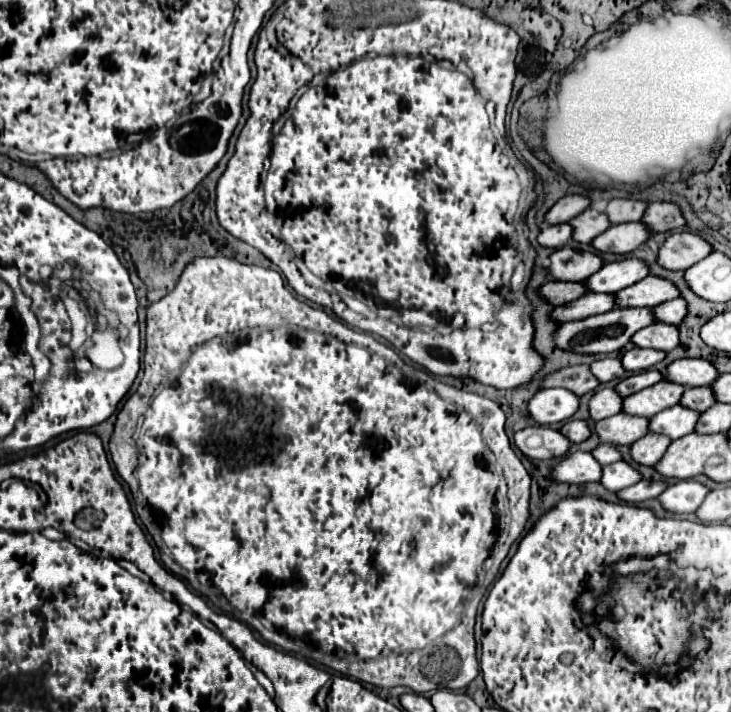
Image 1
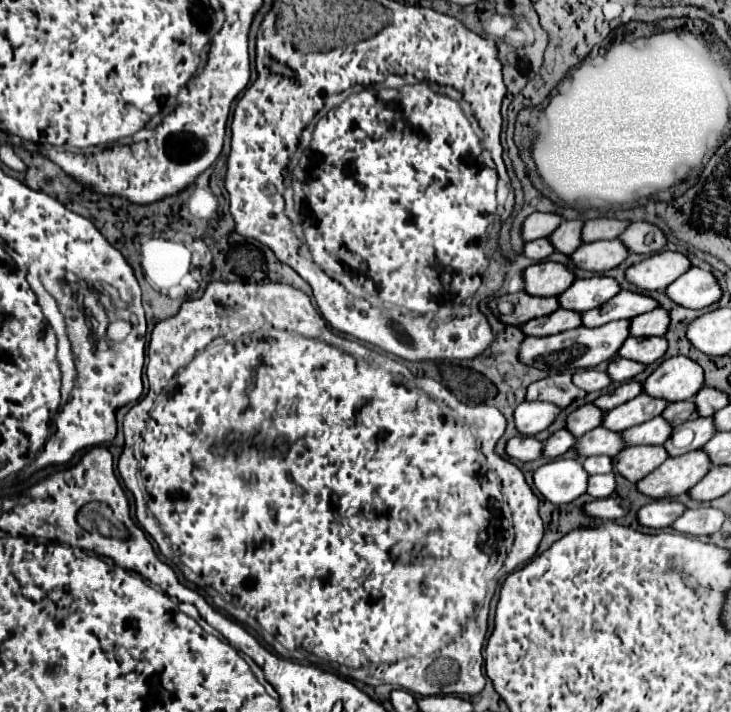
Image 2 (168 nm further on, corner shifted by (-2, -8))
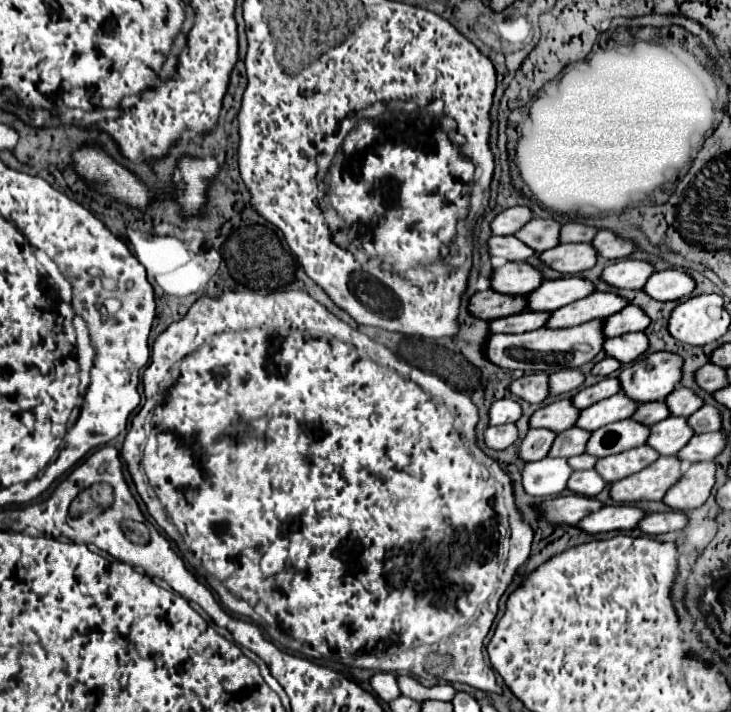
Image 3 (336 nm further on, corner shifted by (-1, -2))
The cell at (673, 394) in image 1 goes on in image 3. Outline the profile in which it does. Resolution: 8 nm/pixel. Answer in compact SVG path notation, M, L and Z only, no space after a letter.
M617 393L615 397L609 397L605 401L595 403L593 407L587 407L581 411L577 419L577 427L587 431L597 431L603 425L629 419L639 409L639 401L633 401L631 397L625 397L625 393Z

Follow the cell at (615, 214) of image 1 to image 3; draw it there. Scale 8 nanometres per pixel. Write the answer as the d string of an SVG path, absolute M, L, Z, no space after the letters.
M571 221L563 225L561 231L561 243L591 243L593 237L581 237L581 235L597 235L597 227L579 223L579 221Z

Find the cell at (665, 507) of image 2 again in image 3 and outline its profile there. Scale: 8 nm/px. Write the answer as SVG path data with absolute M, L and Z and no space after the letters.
M615 505L615 507L603 507L583 521L577 523L579 529L587 533L607 533L607 531L621 531L621 529L633 529L639 525L643 517L647 517L639 507L633 505Z

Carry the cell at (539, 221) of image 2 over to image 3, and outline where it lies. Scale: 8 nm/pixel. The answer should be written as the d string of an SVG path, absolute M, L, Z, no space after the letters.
M511 207L493 219L491 229L511 231L511 235L515 235L517 229L521 229L521 225L527 225L531 219L533 219L533 211L529 207Z

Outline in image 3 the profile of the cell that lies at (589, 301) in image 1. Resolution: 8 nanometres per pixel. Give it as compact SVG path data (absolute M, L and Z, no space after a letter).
M517 313L511 317L503 317L497 321L491 321L491 331L493 333L525 333L525 331L535 331L545 327L545 321L549 321L551 313Z

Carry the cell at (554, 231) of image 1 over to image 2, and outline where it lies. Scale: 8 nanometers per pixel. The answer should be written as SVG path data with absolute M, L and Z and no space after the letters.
M536 239L536 241L524 243L524 255L532 261L542 261L550 253L554 253L554 249L550 247L550 243L546 243L546 239Z

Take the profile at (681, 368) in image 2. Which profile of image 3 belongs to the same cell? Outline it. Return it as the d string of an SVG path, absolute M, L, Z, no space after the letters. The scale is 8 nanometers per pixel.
M659 351L641 361L635 361L621 369L621 389L641 401L663 401L683 377L683 359L677 353Z

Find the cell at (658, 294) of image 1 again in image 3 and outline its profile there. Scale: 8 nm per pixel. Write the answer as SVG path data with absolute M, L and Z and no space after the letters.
M593 293L585 299L579 299L571 305L565 305L553 311L553 315L547 321L547 327L553 327L553 329L575 327L591 319L603 319L603 317L609 317L611 313L619 313L627 305L629 301L625 301L625 297L617 293Z

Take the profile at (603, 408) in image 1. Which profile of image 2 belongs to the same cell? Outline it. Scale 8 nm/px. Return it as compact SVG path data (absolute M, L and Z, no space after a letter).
M586 403L566 417L566 431L570 431L576 437L582 437L586 431L598 427L602 417L604 411L598 411L592 403Z

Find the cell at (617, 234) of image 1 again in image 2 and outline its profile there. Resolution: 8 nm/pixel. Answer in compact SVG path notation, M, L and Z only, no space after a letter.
M594 241L594 243L582 243L570 255L570 261L578 269L602 273L618 267L626 255L628 255L628 249L620 241Z

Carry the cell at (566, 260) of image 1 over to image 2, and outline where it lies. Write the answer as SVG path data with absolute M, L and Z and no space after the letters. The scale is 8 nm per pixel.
M534 263L524 269L522 277L524 291L536 297L556 297L574 281L572 271L560 263Z

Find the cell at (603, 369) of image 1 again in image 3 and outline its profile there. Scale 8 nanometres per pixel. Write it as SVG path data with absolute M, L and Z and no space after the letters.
M561 369L557 373L551 373L549 379L551 379L551 395L555 397L579 389L585 381L585 375L579 369Z

